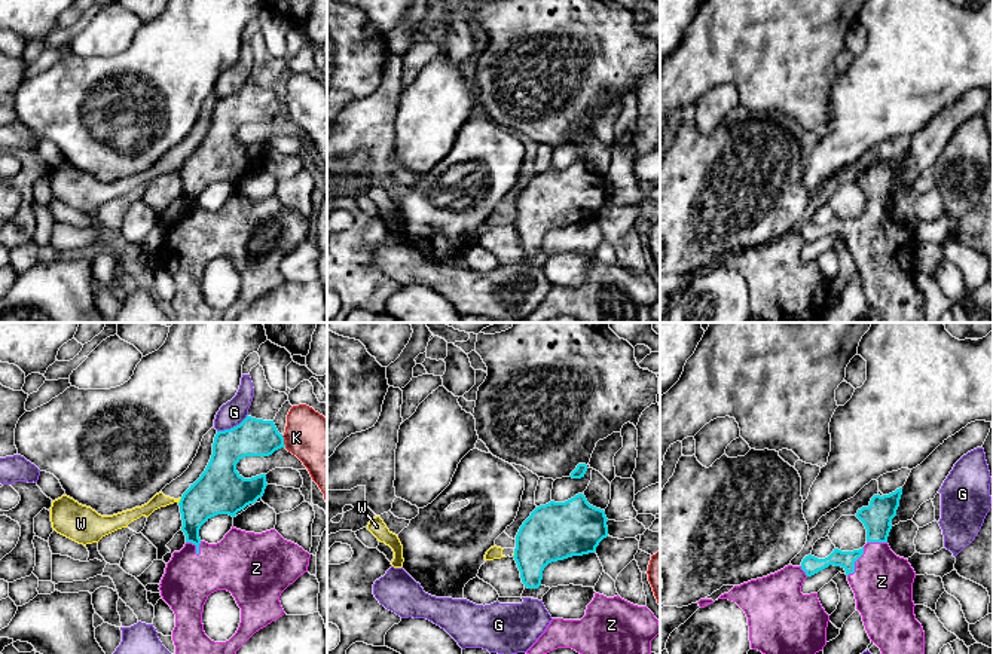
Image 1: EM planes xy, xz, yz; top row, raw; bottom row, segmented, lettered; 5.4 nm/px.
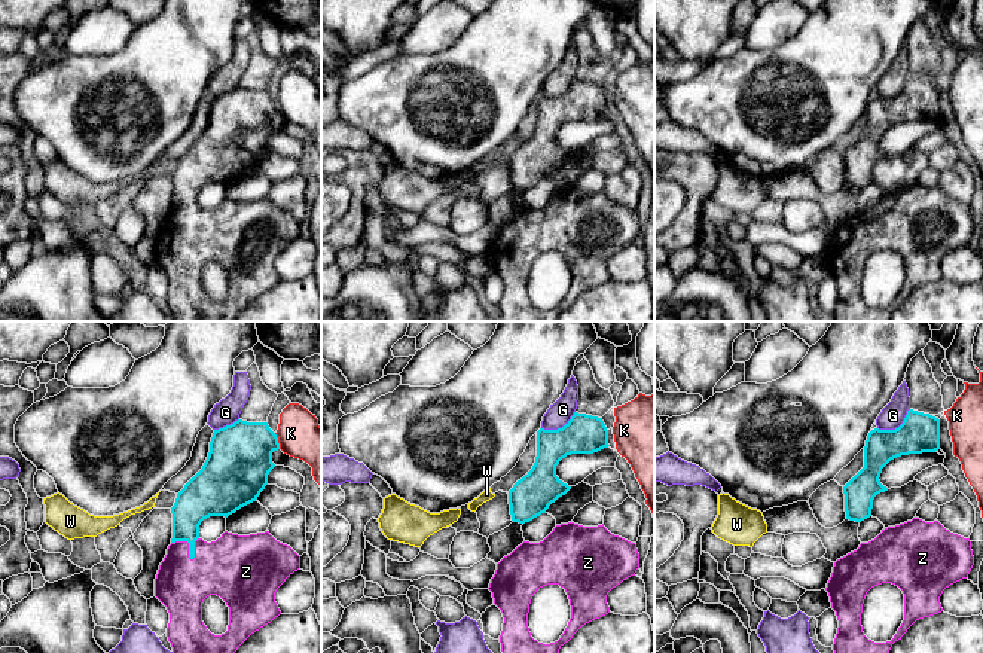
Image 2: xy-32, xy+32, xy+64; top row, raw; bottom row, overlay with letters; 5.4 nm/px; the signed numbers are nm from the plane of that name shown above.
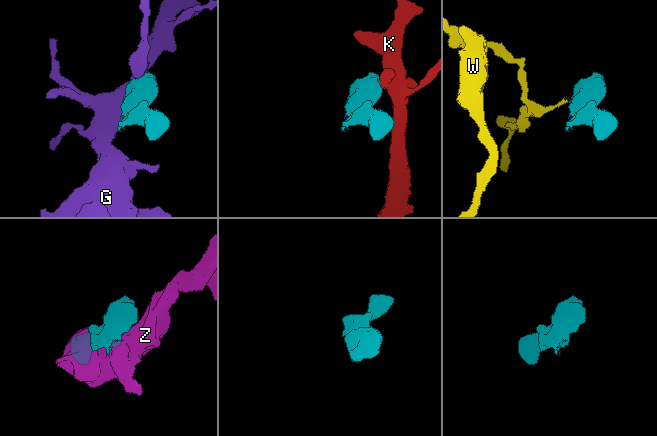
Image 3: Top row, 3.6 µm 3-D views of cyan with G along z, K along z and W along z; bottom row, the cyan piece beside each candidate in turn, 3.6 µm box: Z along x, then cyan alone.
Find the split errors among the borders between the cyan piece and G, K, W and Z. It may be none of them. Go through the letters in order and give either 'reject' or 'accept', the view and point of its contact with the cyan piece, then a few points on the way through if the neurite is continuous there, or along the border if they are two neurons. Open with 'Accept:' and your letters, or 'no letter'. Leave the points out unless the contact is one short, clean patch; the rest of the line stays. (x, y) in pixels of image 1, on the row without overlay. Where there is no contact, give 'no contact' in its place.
Accept: Z
G: reject; contact xy (234, 94)
K: reject; contact xy (283, 109); border xy (281, 103), (286, 113)
W: reject; contact xy (180, 168); border xy (182, 165), (179, 170)
Z: accept; contact xy (195, 211)

